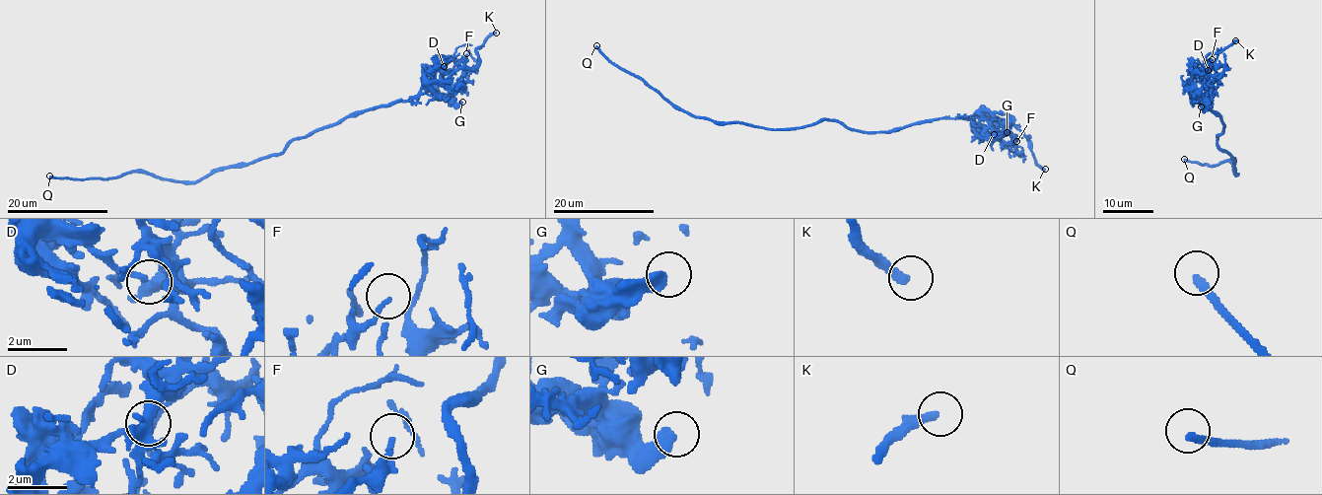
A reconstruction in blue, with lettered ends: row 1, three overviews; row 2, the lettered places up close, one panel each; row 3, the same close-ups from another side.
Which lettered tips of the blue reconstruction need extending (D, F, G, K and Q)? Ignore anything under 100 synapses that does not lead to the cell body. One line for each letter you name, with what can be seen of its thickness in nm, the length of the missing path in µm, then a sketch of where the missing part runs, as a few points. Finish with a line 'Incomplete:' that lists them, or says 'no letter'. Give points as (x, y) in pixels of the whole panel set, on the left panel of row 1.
K: 320 nm thick; about 20 µm are missing; missing branch runs (496, 33), (520, 16), (531, 28), (533, 15)
Incomplete: K

